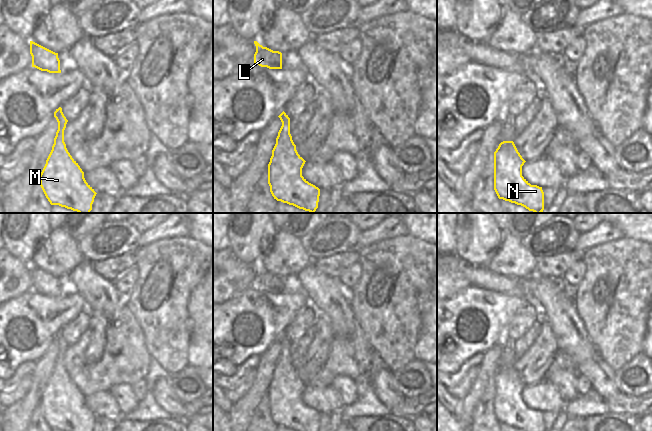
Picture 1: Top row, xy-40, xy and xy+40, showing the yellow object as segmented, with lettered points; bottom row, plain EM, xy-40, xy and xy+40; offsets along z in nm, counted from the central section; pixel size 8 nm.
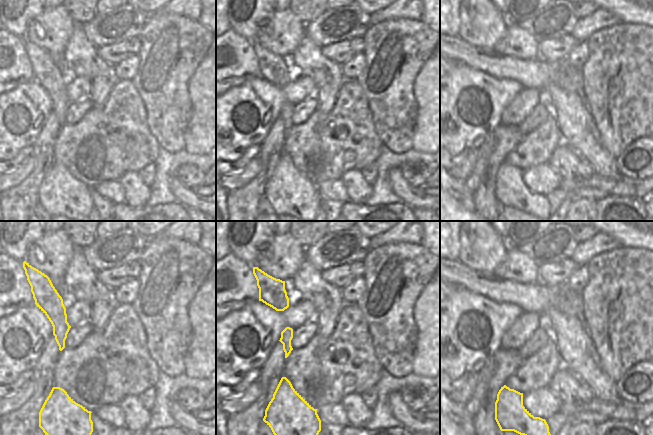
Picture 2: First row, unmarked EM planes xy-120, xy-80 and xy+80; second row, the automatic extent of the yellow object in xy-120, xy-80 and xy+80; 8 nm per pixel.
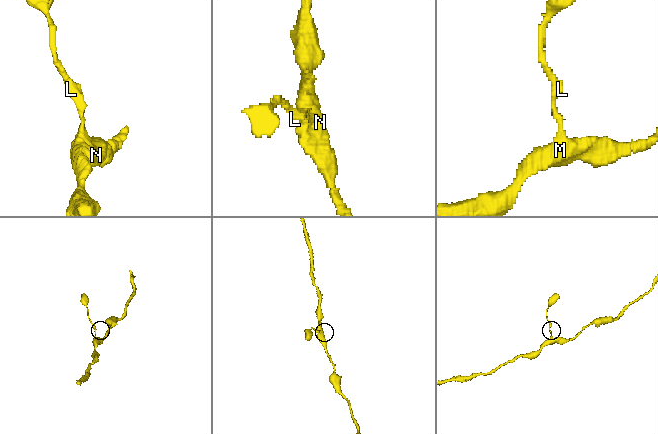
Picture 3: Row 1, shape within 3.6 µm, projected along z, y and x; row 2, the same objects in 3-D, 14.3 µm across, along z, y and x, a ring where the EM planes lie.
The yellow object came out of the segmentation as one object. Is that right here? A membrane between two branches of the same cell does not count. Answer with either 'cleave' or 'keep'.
keep

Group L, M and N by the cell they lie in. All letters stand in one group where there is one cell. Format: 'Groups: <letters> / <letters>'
Groups: L M N

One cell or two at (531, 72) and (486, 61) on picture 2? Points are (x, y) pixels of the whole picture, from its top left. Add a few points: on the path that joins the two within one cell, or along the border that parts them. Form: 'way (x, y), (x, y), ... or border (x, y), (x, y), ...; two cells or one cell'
way (520, 70), (497, 65); one cell

